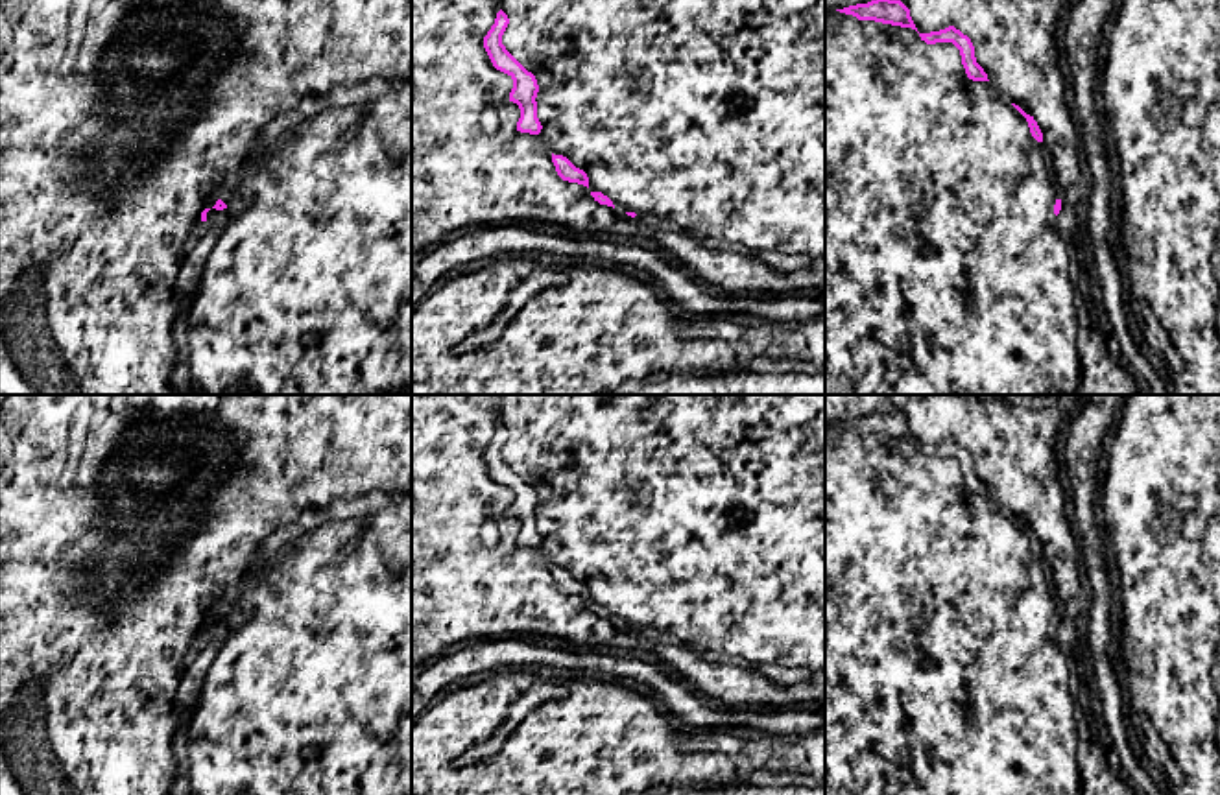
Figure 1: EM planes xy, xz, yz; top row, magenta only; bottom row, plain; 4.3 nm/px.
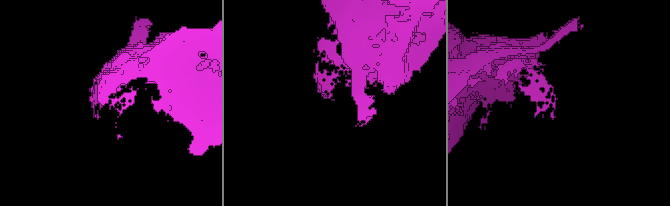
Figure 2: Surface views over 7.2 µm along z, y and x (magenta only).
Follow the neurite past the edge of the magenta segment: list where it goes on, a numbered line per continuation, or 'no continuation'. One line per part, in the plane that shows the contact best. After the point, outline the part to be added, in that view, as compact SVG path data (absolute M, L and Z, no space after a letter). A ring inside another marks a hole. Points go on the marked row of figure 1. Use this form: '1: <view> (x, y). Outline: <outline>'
no continuation

